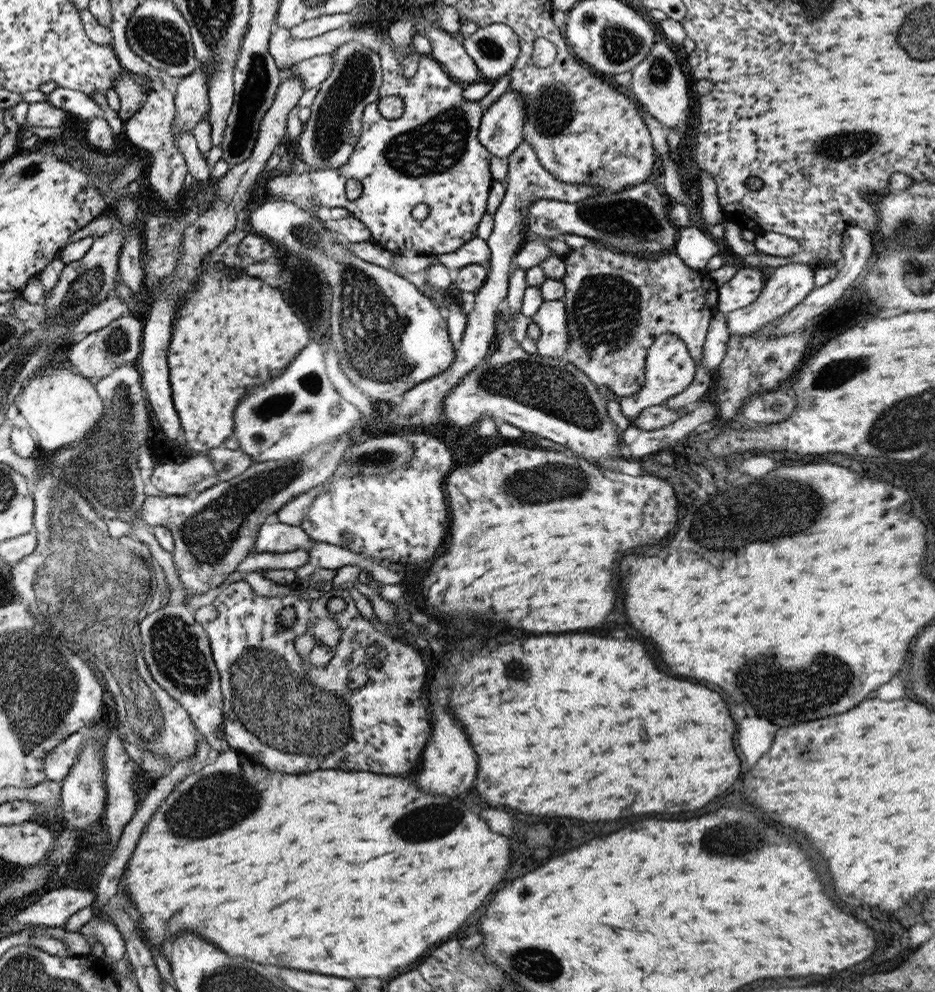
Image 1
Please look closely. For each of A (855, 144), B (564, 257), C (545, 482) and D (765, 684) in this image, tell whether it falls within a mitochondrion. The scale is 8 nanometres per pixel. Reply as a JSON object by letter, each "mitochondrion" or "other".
{"A":"mitochondrion","B":"other","C":"mitochondrion","D":"mitochondrion"}

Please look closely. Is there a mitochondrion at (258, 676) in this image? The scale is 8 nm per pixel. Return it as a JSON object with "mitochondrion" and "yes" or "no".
{"mitochondrion":"yes"}

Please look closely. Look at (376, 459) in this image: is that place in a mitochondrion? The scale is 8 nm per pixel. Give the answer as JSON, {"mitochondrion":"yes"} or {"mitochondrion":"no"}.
{"mitochondrion":"yes"}

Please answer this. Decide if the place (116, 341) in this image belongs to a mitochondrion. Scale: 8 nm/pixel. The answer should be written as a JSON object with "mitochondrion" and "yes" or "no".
{"mitochondrion":"yes"}

